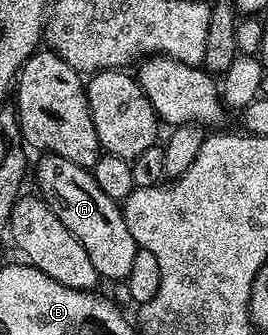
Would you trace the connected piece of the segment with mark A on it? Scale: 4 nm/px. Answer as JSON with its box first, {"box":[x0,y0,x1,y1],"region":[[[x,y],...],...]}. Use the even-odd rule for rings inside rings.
{"box":[36,154,138,282],"region":[[[52,154],[42,155],[40,159],[36,189],[40,198],[86,248],[99,276],[105,280],[124,282],[127,274],[131,274],[131,262],[135,262],[138,247],[127,230],[122,205],[99,190],[99,182],[95,182],[90,169],[80,168],[75,166],[75,162],[67,162],[67,158]]]}

